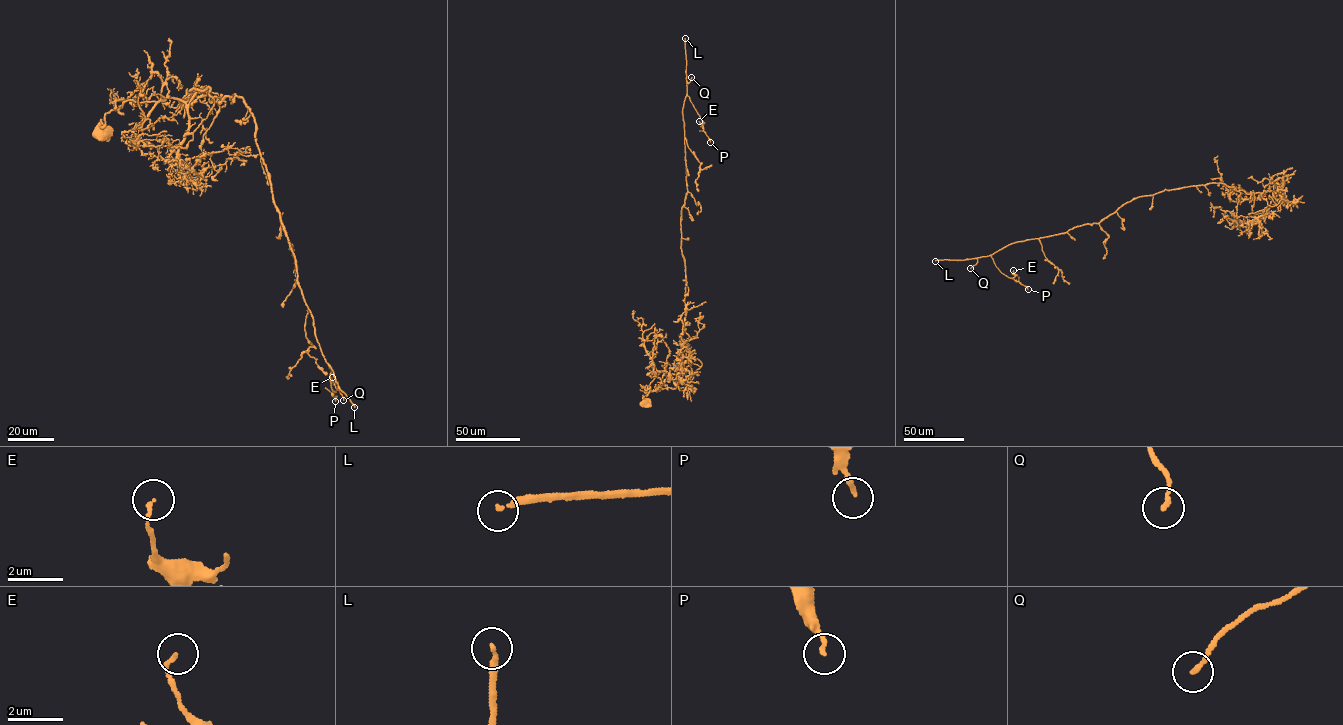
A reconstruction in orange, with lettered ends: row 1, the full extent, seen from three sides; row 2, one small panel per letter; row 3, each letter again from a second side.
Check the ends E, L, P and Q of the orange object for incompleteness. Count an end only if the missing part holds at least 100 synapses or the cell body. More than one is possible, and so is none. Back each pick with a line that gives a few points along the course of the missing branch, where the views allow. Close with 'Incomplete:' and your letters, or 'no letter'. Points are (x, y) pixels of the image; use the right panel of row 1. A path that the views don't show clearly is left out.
Incomplete: L

